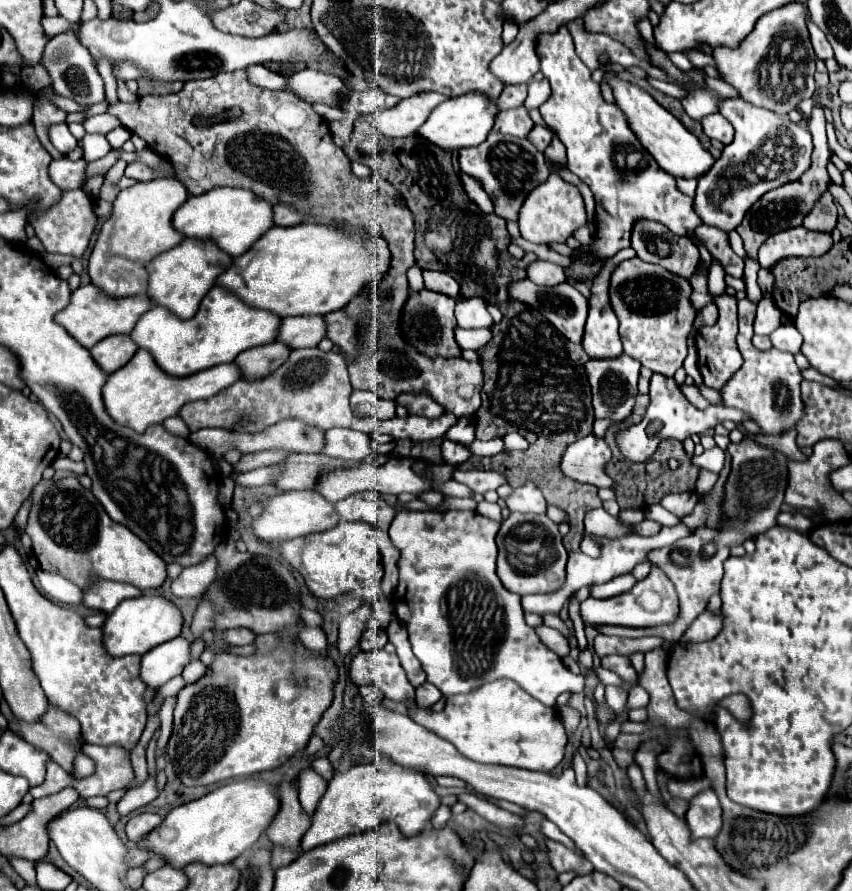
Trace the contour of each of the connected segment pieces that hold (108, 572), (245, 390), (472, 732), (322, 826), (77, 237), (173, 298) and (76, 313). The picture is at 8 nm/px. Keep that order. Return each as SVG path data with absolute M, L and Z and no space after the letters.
M74 476L58 482L42 480L32 492L32 510L24 528L34 546L42 570L58 572L84 588L90 572L112 582L126 582L140 590L156 590L166 580L166 562L126 526L114 524L90 490L84 490Z
M302 348L302 350L292 350L288 360L276 372L272 372L272 376L266 376L256 382L238 380L212 398L186 404L180 416L188 424L190 432L196 432L200 428L230 430L234 428L234 422L240 420L242 416L250 420L244 426L244 432L258 432L286 418L300 418L300 420L306 420L306 424L314 424L322 430L342 426L342 428L366 432L364 428L366 420L354 416L350 410L350 404L348 404L350 392L352 392L352 386L348 380L346 362L340 354L322 352L318 348Z
M494 680L468 694L448 698L442 712L423 708L415 699L406 705L409 716L416 723L450 740L464 756L472 760L550 772L564 758L568 738L556 710L522 692L522 688L518 688L512 680Z
M376 756L374 762L352 766L342 774L334 774L328 782L328 790L318 802L308 832L302 836L300 850L312 850L316 846L340 840L350 834L370 832L382 822L394 822L404 836L418 836L434 810L440 806L440 798L434 794L420 770L402 768L384 756Z
M80 188L80 190L68 190L62 192L62 198L52 204L46 210L40 210L32 216L28 216L28 222L36 230L36 236L42 240L46 252L56 252L56 254L70 254L74 258L82 258L84 250L90 244L92 232L96 228L96 214L94 214L94 204L90 196Z
M182 240L172 250L156 256L146 264L148 270L148 288L146 296L154 306L168 308L174 316L186 320L198 312L198 306L206 292L214 286L216 278L232 264L224 252L218 252L214 244L194 244L194 240Z
M88 284L88 286L80 286L78 290L72 292L70 304L62 312L58 312L54 316L54 320L74 340L78 340L80 346L84 346L84 348L90 350L94 344L98 344L100 340L104 340L108 336L114 336L114 334L130 334L132 328L134 328L134 324L138 322L138 318L144 312L148 312L150 306L152 306L150 300L146 300L146 296L142 296L142 294L134 296L134 298L128 296L124 300L110 300L110 298L102 296L92 284Z

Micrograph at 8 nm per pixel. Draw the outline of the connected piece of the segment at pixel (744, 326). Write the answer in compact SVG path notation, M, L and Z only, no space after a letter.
M744 298L738 300L738 348L744 358L740 370L732 376L730 382L722 388L722 398L726 406L736 406L740 410L750 412L750 416L764 428L766 434L790 428L796 424L798 416L802 416L802 400L800 400L800 368L794 362L794 356L780 350L758 350L752 346L752 322L754 322L756 306Z

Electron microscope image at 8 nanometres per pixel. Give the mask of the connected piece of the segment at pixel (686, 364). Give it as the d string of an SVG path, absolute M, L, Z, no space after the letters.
M694 331L690 333L687 339L688 355L683 362L683 368L686 374L693 378L694 384L703 383L702 376L698 370L698 356L694 340Z

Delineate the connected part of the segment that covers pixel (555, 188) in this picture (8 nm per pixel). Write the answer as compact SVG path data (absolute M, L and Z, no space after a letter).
M550 174L544 184L534 188L524 200L518 214L520 236L534 244L552 244L552 242L566 244L566 240L574 234L574 230L584 224L586 224L586 208L580 190L574 184L562 180L558 174Z

